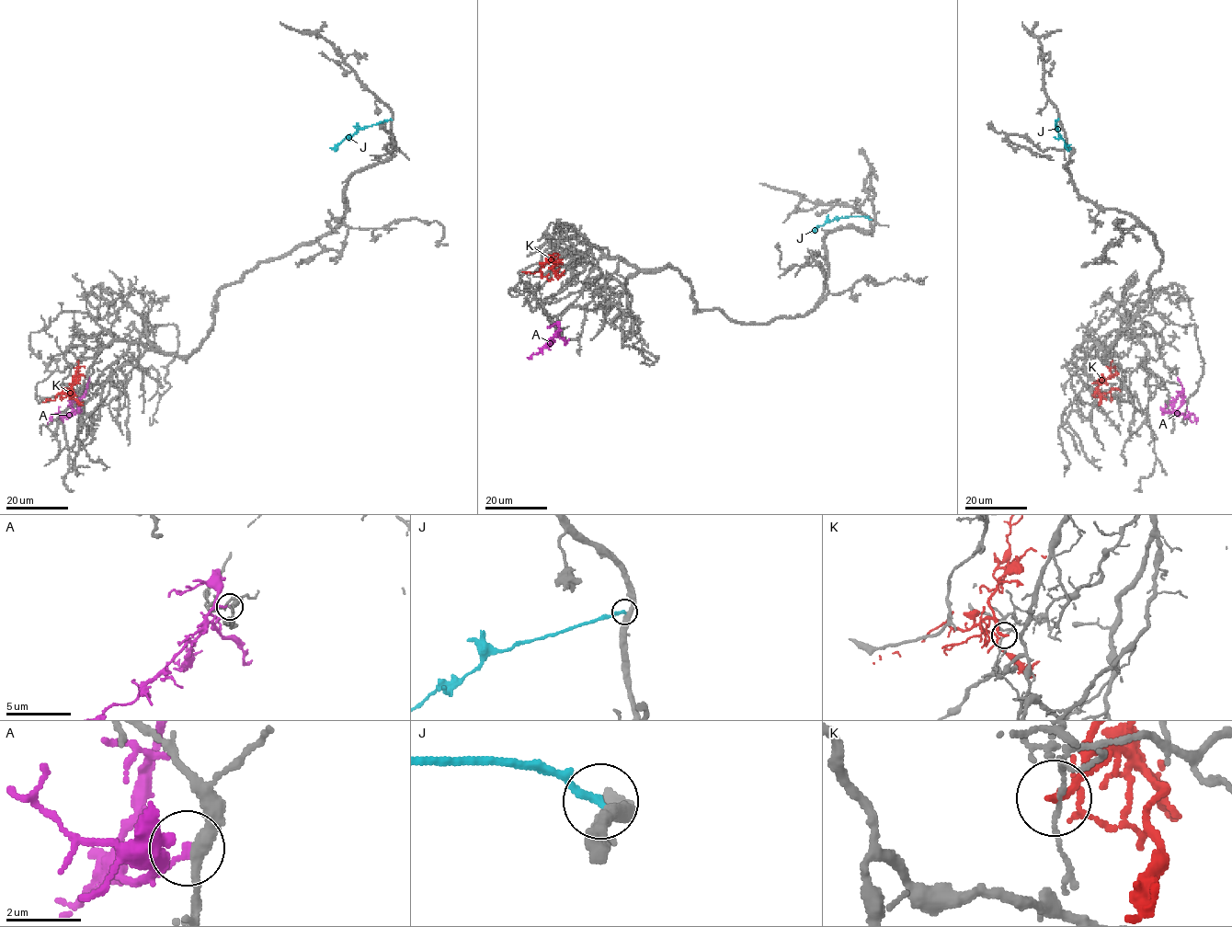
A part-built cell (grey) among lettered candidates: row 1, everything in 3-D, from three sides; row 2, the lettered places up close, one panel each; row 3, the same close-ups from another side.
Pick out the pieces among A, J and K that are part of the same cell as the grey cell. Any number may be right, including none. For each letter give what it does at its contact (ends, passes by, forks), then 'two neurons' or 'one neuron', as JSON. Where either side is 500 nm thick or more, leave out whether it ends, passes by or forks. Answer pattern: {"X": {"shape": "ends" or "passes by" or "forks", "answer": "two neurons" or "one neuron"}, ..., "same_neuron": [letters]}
{"A": {"shape": "ends", "answer": "two neurons"}, "J": {"shape": "ends", "answer": "one neuron"}, "K": {"shape": "ends", "answer": "two neurons"}, "same_neuron": ["J"]}

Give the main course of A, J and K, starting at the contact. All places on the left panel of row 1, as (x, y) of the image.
A: (82, 410), (62, 416), (53, 414), (47, 423)
J: (391, 120), (359, 128), (337, 147), (330, 148)
K: (74, 395), (72, 385), (79, 369), (85, 367)

